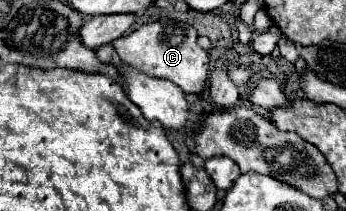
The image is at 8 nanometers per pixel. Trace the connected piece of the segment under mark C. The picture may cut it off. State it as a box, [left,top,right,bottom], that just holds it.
[112,19,210,93]

